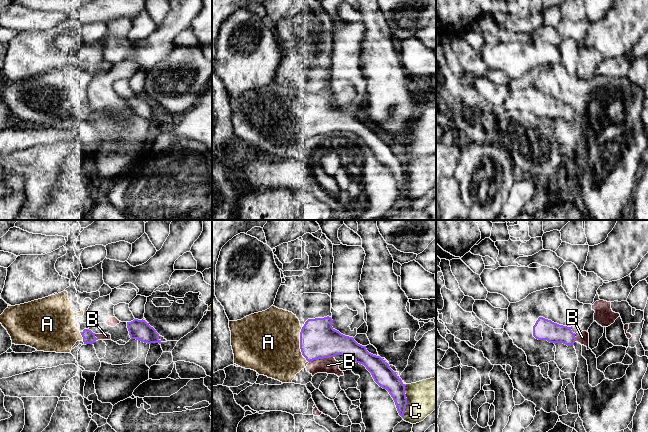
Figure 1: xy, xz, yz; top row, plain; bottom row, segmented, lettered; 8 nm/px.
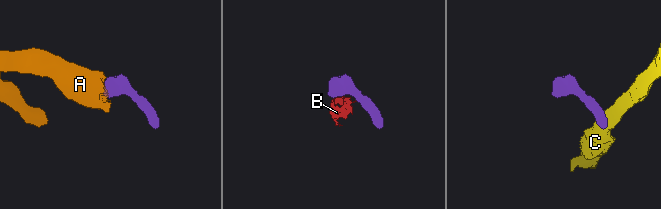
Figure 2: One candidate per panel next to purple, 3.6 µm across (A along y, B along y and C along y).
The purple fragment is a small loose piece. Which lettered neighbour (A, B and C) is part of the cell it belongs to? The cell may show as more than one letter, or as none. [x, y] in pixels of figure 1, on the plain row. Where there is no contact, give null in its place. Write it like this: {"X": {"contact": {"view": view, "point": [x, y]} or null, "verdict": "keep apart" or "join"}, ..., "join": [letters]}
{"A": {"contact": {"view": "xz", "point": [300, 120]}, "verdict": "join"}, "B": {"contact": {"view": "xz", "point": [321, 134]}, "verdict": "keep apart"}, "C": {"contact": {"view": "xz", "point": [406, 177]}, "verdict": "keep apart"}, "join": ["A"]}

